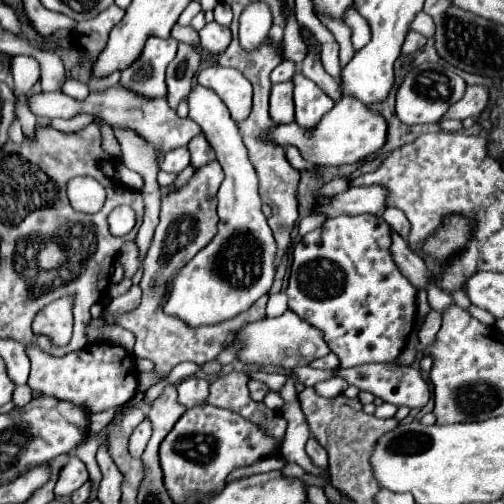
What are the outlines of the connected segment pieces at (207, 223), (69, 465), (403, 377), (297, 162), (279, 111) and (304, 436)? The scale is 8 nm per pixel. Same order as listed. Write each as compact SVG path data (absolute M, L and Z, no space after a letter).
M215 159L203 165L199 171L195 171L193 177L183 187L173 189L161 197L159 225L155 229L151 247L141 263L143 265L143 279L139 283L143 289L141 305L133 311L113 317L115 325L121 325L135 335L137 343L133 353L141 359L151 359L155 363L155 373L139 373L139 391L147 391L151 385L159 381L157 375L169 373L181 361L205 363L215 359L221 353L223 343L227 343L237 333L239 327L243 327L249 321L257 321L265 317L265 305L269 295L263 295L251 309L235 315L235 319L227 319L211 327L187 327L187 323L163 311L163 303L167 303L169 283L183 269L183 265L191 261L191 257L199 253L217 233L217 197L215 195L221 181L223 181L223 169Z
M71 455L67 463L63 465L63 471L59 471L59 479L55 483L55 495L71 495L75 489L79 489L89 479L89 473L85 469L85 463Z
M371 363L371 365L361 365L361 367L351 367L351 369L339 369L339 377L343 377L349 385L359 387L361 391L369 391L375 397L381 397L385 403L393 403L397 407L407 405L407 407L425 407L431 393L427 381L421 377L421 371L417 367L401 367L395 363Z
M285 147L285 155L287 155L287 161L289 161L297 171L305 171L307 167L313 165L313 163L307 163L307 161L299 155L299 149L297 149L297 147Z
M285 81L285 83L275 83L271 89L271 99L269 99L269 113L277 123L291 123L295 121L293 117L293 103L291 103L291 95L293 95L293 83Z
M291 377L285 383L285 387L281 389L281 397L285 399L285 407L281 409L281 413L287 419L287 435L285 435L283 445L281 445L281 455L285 457L285 461L295 461L307 473L311 473L315 477L321 477L319 469L311 465L311 459L305 453L305 443L307 443L311 433L309 433L309 427L307 427L305 415L299 407L297 391L295 391L295 385L293 385Z

